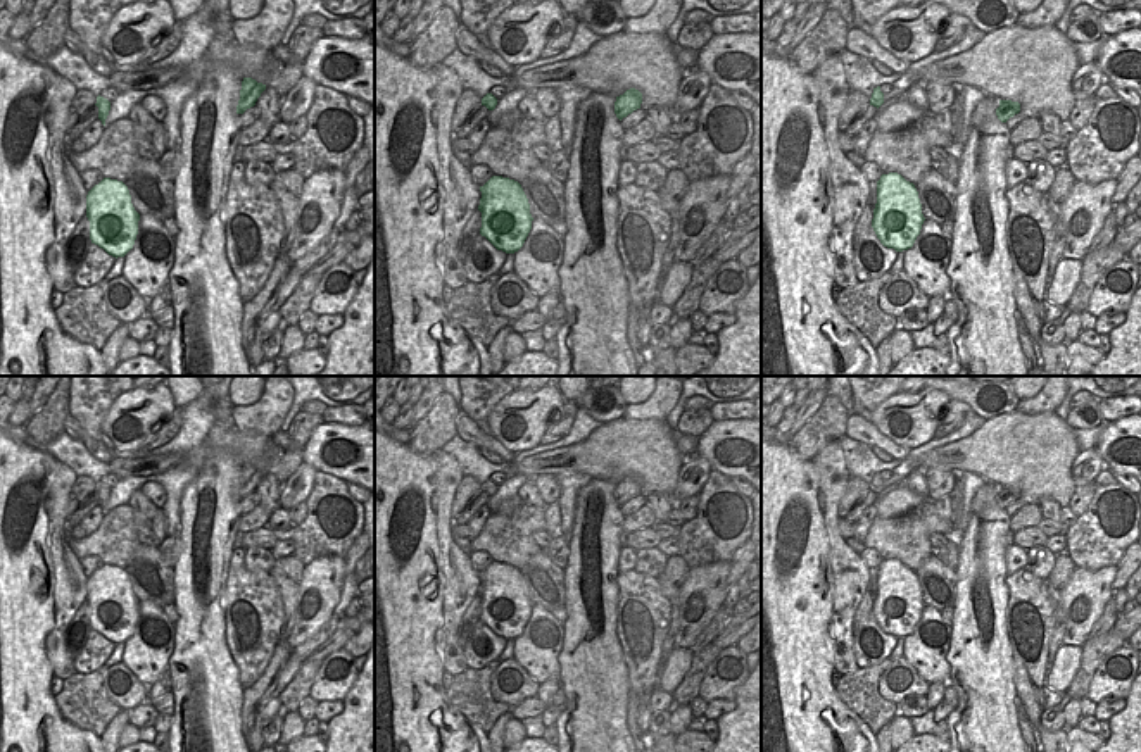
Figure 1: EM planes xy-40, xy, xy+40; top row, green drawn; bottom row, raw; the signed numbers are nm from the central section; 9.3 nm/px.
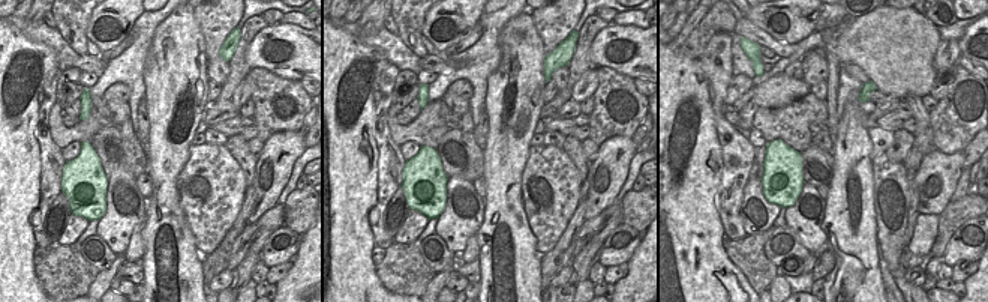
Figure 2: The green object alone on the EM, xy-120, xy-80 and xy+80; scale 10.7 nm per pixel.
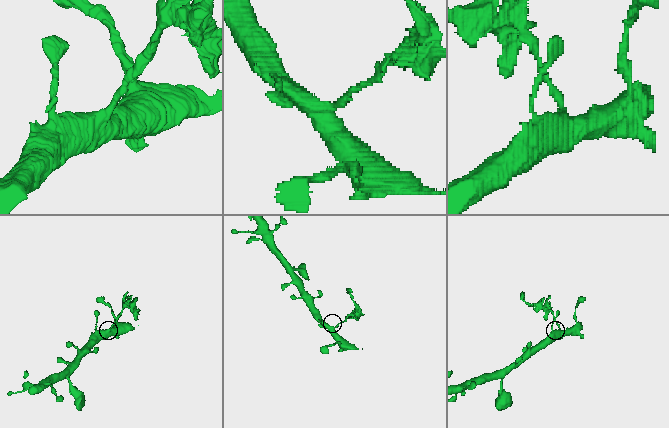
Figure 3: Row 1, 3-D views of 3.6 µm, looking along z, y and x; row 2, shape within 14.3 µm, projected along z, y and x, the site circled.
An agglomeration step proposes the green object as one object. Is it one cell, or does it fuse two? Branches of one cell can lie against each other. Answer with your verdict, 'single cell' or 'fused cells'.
fused cells

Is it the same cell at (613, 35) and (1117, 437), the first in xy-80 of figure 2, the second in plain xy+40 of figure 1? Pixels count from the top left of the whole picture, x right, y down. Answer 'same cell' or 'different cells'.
same cell

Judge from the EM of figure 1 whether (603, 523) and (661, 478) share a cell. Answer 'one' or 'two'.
two

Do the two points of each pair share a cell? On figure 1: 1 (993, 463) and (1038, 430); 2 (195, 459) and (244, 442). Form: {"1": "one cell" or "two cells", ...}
{"1": "one cell", "2": "one cell"}

